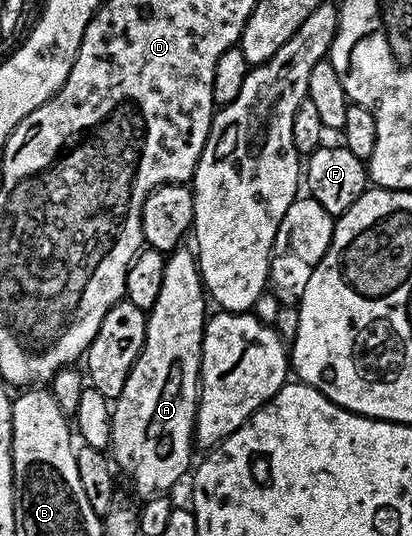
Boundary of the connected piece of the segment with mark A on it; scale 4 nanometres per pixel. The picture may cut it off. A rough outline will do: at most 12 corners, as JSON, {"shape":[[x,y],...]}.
{"shape":[[190,248],[167,257],[110,456],[143,499],[193,465],[203,326]]}

